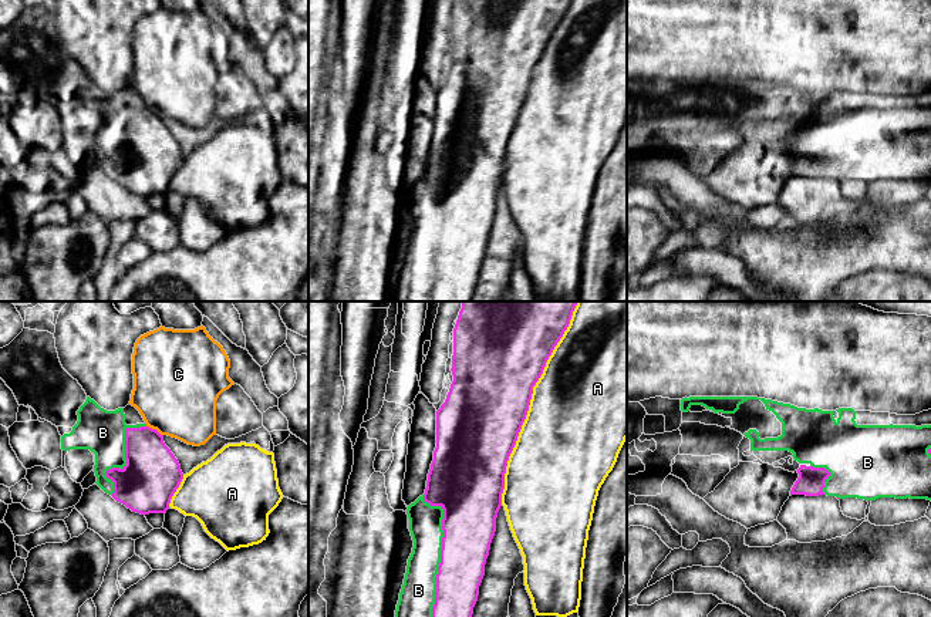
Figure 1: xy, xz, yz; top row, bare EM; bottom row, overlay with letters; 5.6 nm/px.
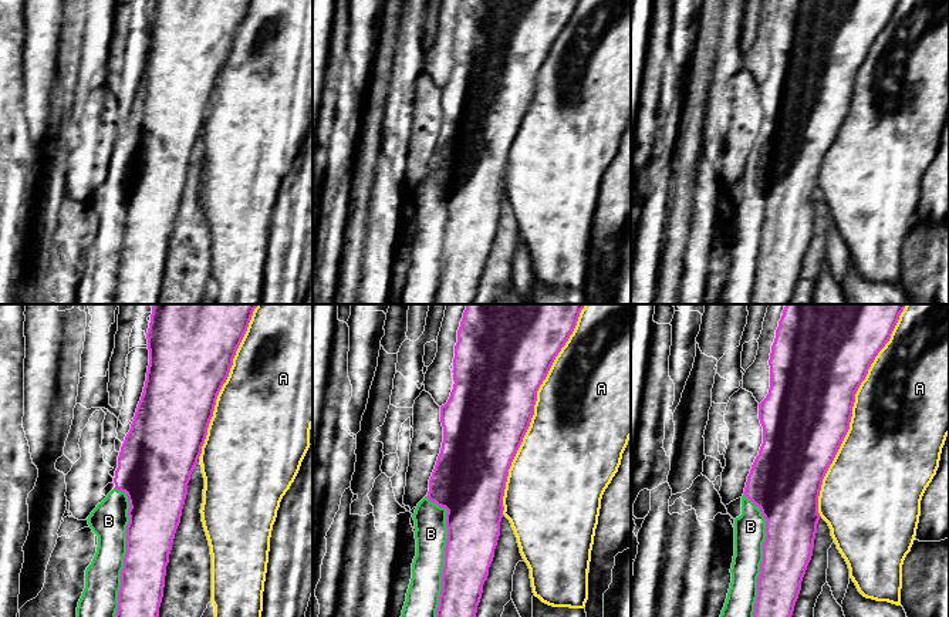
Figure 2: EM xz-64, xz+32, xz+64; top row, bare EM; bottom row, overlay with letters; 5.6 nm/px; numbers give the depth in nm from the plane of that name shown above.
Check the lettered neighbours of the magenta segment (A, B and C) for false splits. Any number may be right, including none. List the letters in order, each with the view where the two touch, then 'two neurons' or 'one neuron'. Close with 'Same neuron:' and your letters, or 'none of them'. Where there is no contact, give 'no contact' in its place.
A: xz | two neurons
B: xz | one neuron
C: xy | two neurons
Same neuron: B

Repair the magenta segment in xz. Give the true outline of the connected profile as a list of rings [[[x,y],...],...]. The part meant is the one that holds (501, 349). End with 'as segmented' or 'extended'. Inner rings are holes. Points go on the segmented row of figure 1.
[[[462,301],[453,328],[449,392],[436,411],[436,448],[426,489],[407,509],[414,540],[395,617],[472,617],[496,532],[509,456],[526,419],[533,387],[567,330],[577,301]]] | extended

